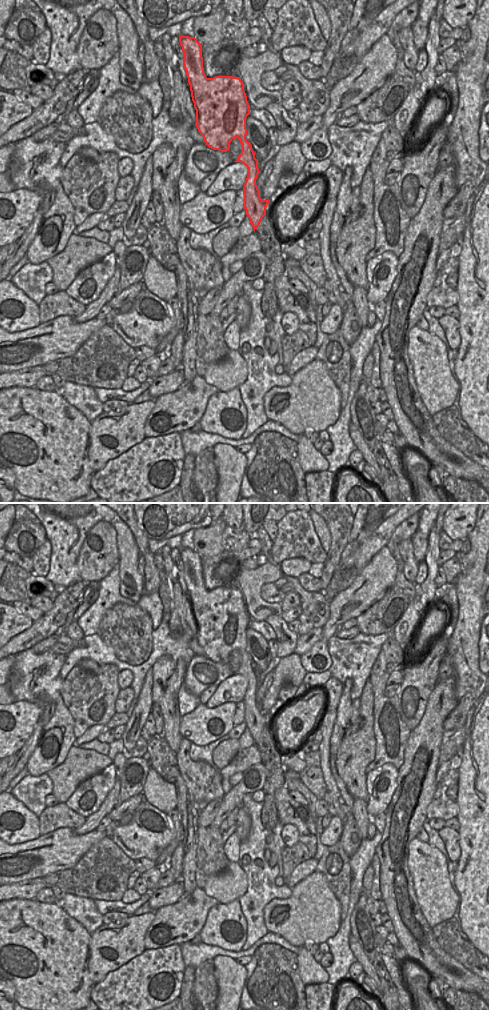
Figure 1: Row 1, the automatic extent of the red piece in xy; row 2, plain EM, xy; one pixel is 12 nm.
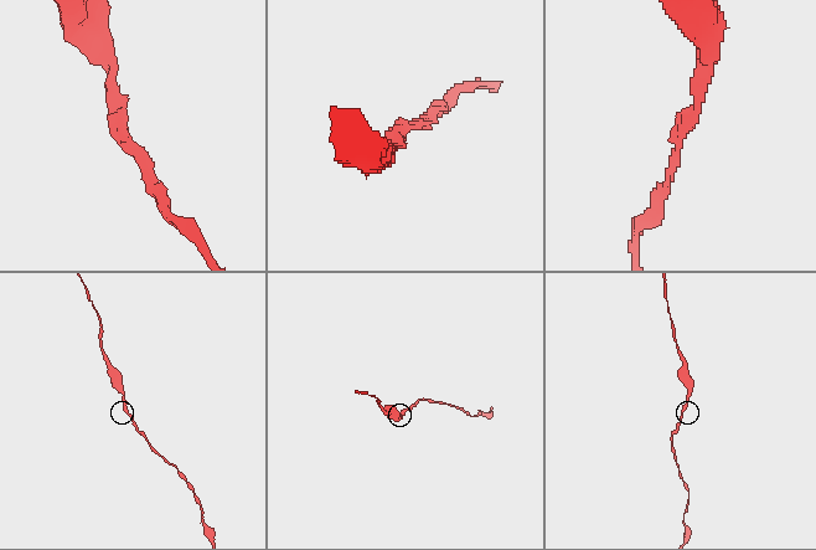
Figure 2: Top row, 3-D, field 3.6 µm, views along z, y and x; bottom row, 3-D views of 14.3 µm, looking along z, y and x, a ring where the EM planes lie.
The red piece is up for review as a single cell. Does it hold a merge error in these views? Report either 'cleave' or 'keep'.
keep

